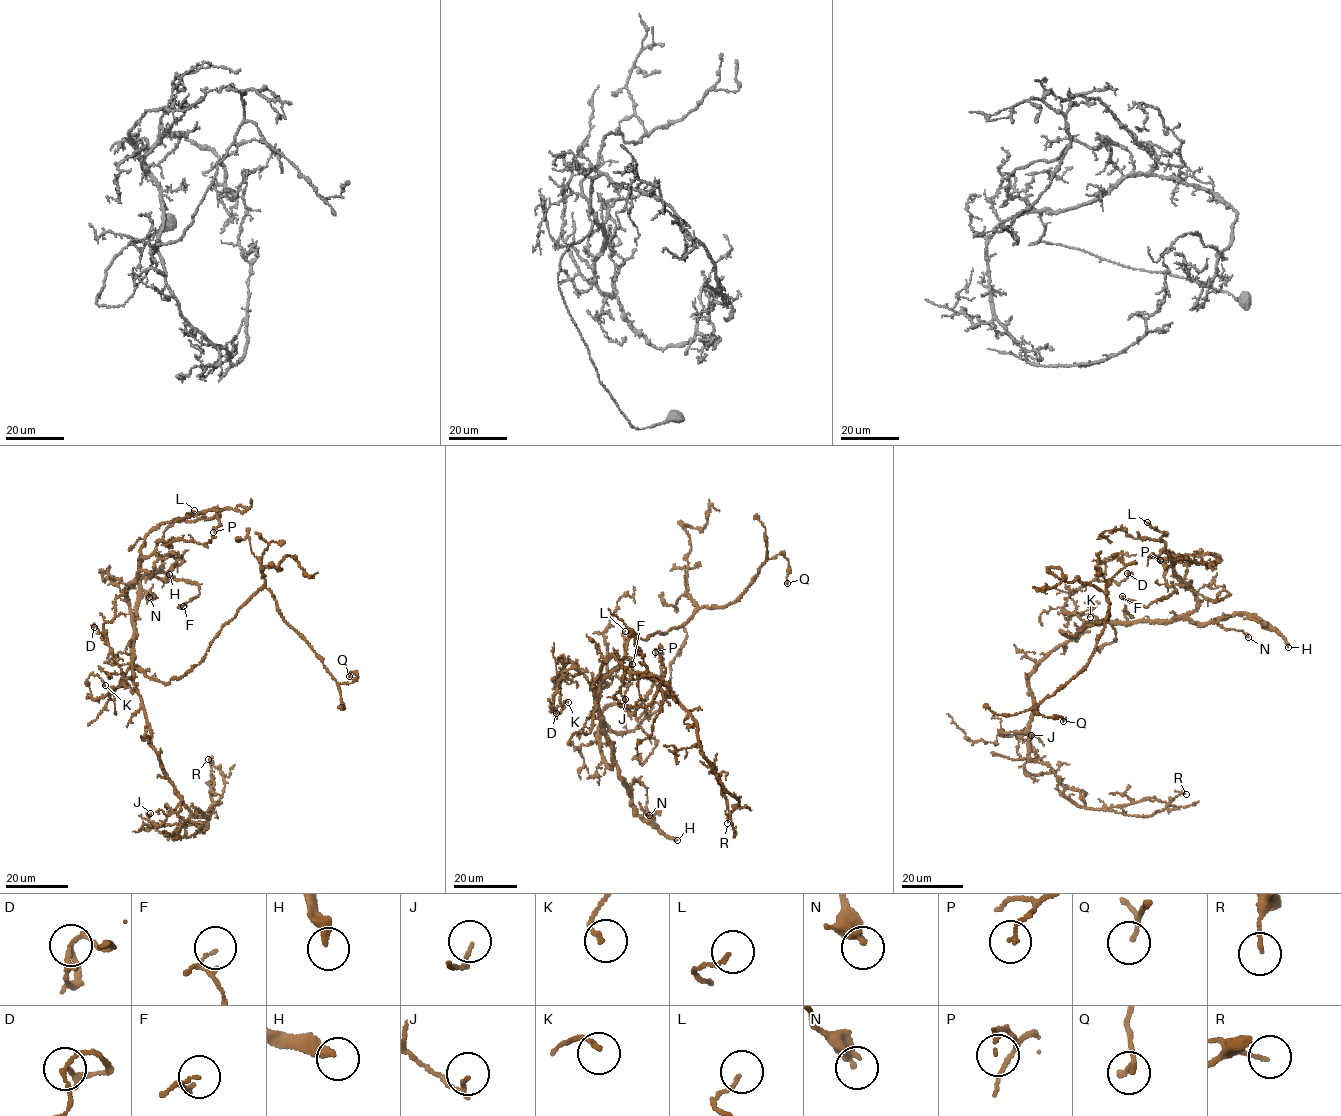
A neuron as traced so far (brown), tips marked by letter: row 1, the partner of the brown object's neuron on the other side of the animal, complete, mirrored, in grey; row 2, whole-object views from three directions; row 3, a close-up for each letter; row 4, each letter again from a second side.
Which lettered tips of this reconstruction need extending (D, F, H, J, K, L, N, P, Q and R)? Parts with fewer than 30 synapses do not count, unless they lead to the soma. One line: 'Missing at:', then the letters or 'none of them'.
Missing at: none of them

